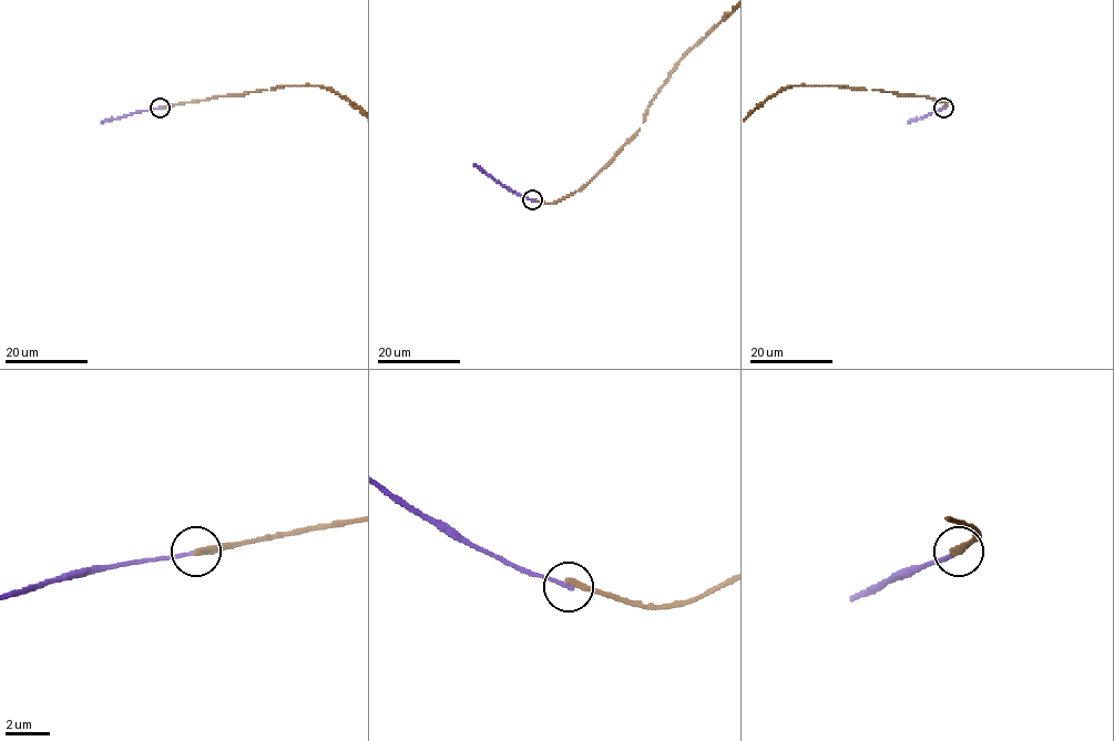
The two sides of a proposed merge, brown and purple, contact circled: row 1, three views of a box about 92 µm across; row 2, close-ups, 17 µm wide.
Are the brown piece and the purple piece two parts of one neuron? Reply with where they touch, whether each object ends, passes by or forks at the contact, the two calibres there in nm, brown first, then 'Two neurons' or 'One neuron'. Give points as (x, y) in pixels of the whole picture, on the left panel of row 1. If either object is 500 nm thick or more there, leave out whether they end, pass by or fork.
Place: (160, 107). At the ring brown ends. At the ring purple ends. Thickness 240 nm (brown) against 170 nm. Two neurons

